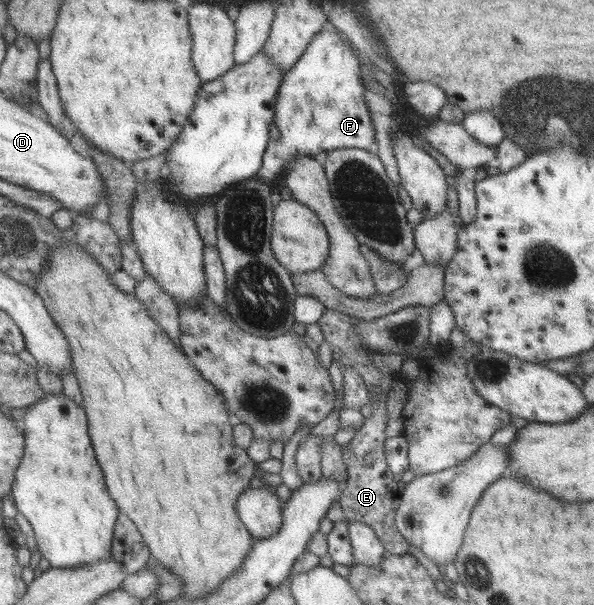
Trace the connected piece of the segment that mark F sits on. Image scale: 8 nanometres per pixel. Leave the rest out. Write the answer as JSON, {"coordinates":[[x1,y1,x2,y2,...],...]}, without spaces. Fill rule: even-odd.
{"coordinates":[[321,30,307,45,305,53,299,57,281,81,280,91,278,92,276,103,276,119,279,129,279,139,271,141,264,154,264,163,261,163,261,170,257,179,263,179,263,182,273,181,287,163,291,164,297,156,313,156,318,151,326,153,332,149,341,149,357,147,369,151,371,145,375,143,375,126,371,120,370,111,367,102,363,98,366,91,366,84,361,78,361,63,357,55,351,48,351,42,343,39,339,35,339,30,328,31]]}

